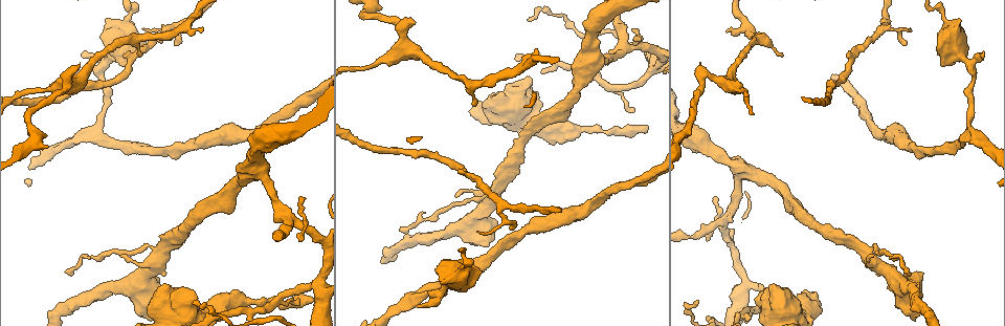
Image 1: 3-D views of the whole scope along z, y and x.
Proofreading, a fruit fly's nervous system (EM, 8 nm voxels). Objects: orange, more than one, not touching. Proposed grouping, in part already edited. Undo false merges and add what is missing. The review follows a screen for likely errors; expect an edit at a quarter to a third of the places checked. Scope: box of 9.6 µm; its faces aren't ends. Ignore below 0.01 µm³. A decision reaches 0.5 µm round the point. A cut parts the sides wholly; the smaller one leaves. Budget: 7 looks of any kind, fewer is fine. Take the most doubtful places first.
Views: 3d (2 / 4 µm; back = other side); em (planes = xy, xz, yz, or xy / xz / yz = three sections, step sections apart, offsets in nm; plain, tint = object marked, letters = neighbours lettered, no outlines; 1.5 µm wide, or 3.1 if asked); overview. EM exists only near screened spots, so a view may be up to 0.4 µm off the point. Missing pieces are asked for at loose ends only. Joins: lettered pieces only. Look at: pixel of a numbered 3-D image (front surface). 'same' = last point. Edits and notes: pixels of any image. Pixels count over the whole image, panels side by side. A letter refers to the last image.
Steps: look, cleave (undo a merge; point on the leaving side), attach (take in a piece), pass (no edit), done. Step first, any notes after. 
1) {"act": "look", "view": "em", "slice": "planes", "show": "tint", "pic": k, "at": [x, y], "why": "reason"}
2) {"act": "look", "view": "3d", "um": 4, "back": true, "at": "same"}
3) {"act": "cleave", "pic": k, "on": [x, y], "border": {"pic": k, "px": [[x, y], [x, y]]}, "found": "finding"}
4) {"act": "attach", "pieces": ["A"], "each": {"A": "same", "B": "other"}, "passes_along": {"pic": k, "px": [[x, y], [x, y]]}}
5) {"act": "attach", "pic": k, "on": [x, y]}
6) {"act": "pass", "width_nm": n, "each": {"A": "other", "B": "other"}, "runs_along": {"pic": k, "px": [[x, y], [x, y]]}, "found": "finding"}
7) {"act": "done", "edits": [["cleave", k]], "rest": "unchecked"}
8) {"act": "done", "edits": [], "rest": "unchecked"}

{"act": "look", "view": "em", "slice": "planes", "show": "plain", "pic": 1, "at": [646, 127], "why": "long arm stops here"}

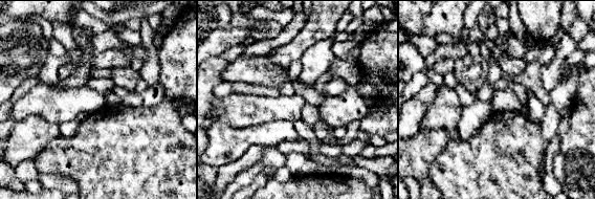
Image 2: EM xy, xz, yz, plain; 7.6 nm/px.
{"act": "look", "view": "em", "slice": "planes", "show": "letters", "at": "same", "why": "see the neighbours"}

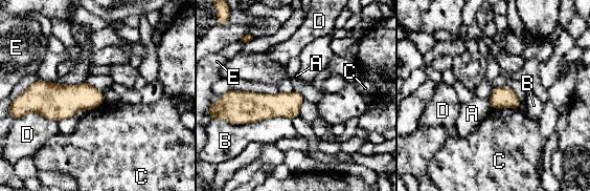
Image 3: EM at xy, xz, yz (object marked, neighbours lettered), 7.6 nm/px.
{"act": "pass", "each": {"A": "other", "B": "other", "C": "other", "D": "other", "E": "other"}, "border": {"pic": 3, "px": [[488, 100], [491, 107]]}, "found": "no lettered piece goes on from it"}

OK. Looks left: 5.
{"act": "look", "view": "em", "slice": "yz", "step": 8, "show": "letters", "pic": 1, "at": [690, 119], "why": "abrupt turn"}

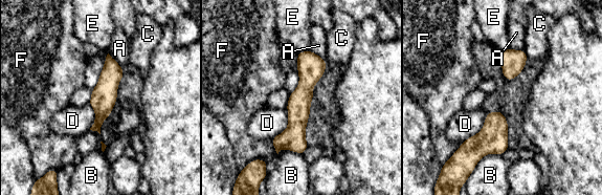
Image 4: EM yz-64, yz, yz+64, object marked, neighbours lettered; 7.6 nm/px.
{"act": "pass", "each": {"A": "other", "B": "other", "C": "other", "D": "other", "E": "other", "F": "other"}, "runs_along": {"pic": 4, "px": [[309, 53], [296, 129], [277, 148]]}, "found": "continuous, no second neuron"}

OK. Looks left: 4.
{"act": "look", "view": "3d", "um": 2, "pic": 1, "at": [419, 307], "why": "free end"}

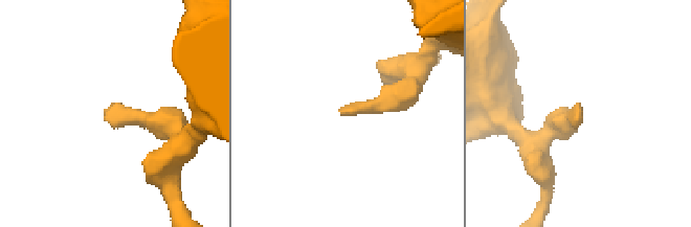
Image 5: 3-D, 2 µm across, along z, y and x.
{"act": "look", "view": "em", "slice": "planes", "show": "letters", "pic": 5, "at": [110, 105]}

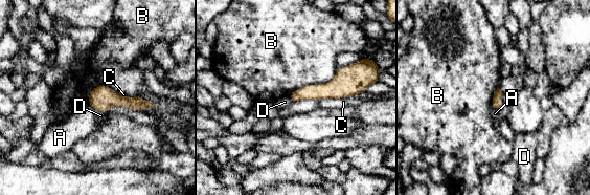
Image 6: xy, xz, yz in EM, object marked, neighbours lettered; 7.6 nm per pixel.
{"act": "pass", "each": {"A": "other", "B": "other", "C": "other", "D": "other"}, "border": {"pic": 6, "px": [[336, 71], [289, 95]]}, "found": "no lettered piece goes on from it"}

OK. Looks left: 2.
{"act": "done", "edits": [], "rest": "unchecked"}

